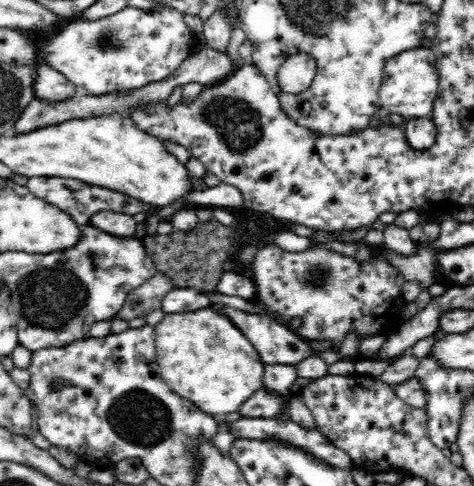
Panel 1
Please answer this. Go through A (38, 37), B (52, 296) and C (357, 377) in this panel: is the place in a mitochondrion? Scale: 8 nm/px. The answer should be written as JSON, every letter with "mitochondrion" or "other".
{"A":"other","B":"mitochondrion","C":"other"}

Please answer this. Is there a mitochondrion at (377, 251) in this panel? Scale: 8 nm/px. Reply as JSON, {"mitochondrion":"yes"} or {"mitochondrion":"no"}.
{"mitochondrion":"no"}

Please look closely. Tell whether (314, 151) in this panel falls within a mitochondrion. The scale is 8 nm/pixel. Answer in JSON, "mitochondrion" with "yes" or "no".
{"mitochondrion":"no"}

